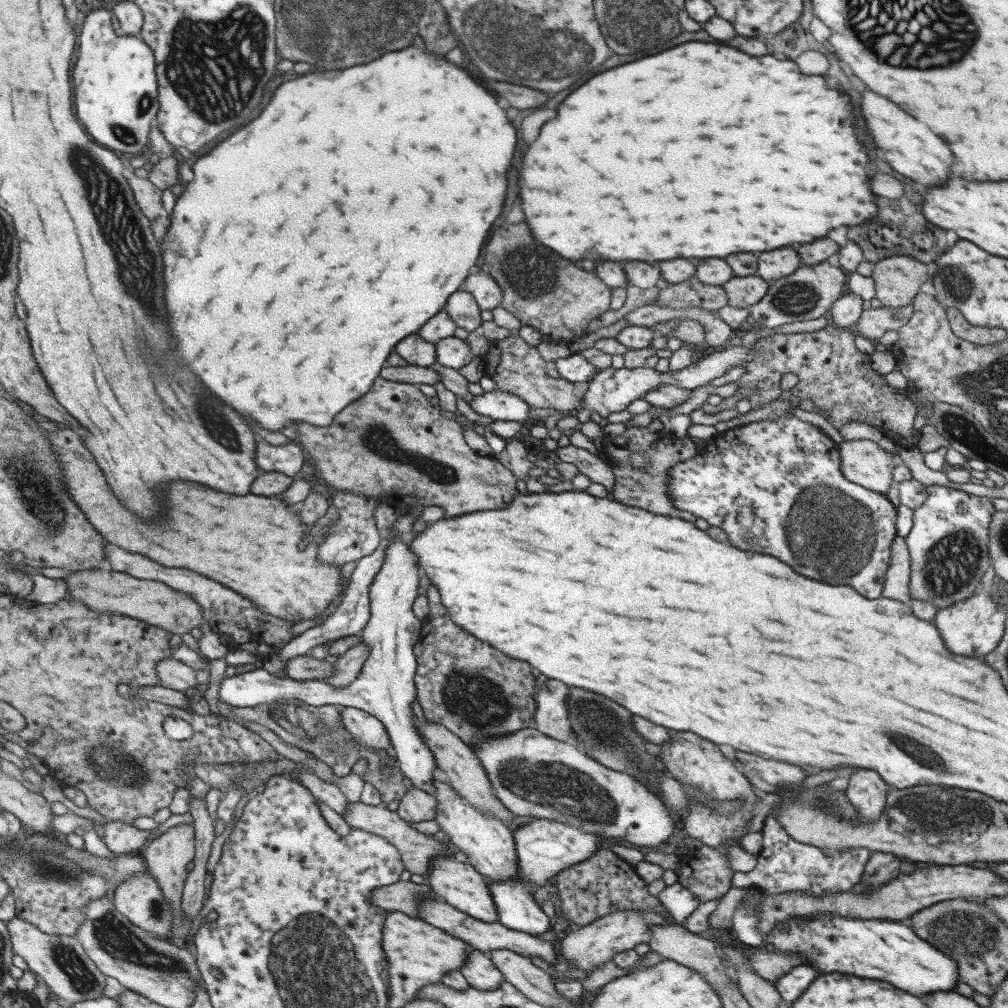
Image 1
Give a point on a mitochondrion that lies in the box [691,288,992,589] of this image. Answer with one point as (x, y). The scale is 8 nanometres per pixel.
(829, 530)

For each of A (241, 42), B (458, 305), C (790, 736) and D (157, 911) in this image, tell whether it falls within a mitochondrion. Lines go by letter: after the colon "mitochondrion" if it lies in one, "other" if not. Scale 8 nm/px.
A: mitochondrion
B: other
C: other
D: mitochondrion

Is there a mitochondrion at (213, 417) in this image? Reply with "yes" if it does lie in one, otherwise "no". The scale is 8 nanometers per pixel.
yes

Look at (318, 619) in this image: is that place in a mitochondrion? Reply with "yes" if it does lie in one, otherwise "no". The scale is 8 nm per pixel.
no

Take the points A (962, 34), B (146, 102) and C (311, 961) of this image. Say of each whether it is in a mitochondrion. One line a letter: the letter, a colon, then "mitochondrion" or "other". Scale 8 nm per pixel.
A: mitochondrion
B: mitochondrion
C: mitochondrion

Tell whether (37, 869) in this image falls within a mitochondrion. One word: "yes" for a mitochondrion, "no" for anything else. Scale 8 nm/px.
yes

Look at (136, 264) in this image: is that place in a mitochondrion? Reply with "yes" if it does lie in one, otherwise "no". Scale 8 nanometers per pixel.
yes

